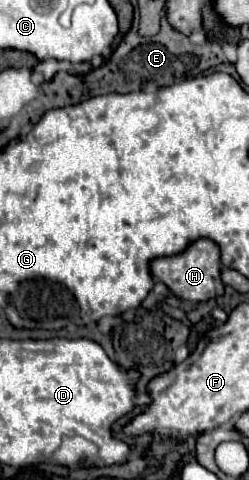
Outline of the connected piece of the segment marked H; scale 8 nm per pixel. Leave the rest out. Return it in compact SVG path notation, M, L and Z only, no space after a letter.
M197 240L181 254L155 258L151 262L151 272L175 296L189 300L189 302L205 302L209 298L223 296L223 292L225 292L225 284L221 280L221 250L211 240Z

